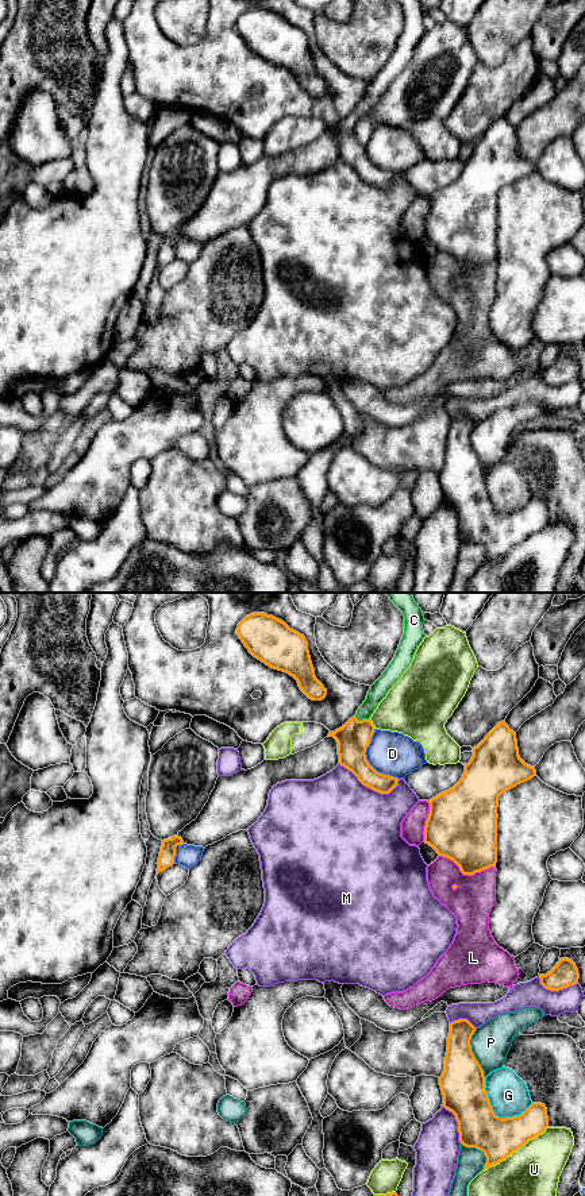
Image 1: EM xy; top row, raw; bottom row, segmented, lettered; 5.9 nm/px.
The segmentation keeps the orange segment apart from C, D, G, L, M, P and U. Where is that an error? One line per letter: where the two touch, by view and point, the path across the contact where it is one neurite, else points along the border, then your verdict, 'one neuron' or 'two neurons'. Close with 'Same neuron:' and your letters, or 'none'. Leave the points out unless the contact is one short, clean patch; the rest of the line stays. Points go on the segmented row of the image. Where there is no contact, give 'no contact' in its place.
C: xy (362, 720) | across xy (353, 739), (362, 720), (365, 710), (378, 690) | one neuron
D: xy (366, 760) | two neurons
G: xy (495, 1115) | two neurons
L: xy (466, 874) | two neurons
M: xy (370, 787) | two neurons
P: xy (472, 1053) | two neurons
U: xy (515, 1150) | two neurons
Same neuron: C

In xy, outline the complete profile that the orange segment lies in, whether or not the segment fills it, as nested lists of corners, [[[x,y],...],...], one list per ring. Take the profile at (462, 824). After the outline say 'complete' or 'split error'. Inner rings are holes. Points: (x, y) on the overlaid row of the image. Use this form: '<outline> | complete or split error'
[[[505,721],[499,722],[485,738],[473,748],[461,780],[450,790],[427,800],[430,814],[424,826],[424,842],[439,856],[453,860],[463,875],[474,875],[497,863],[497,807],[499,796],[536,776],[535,767],[519,756],[516,733]]] | complete

